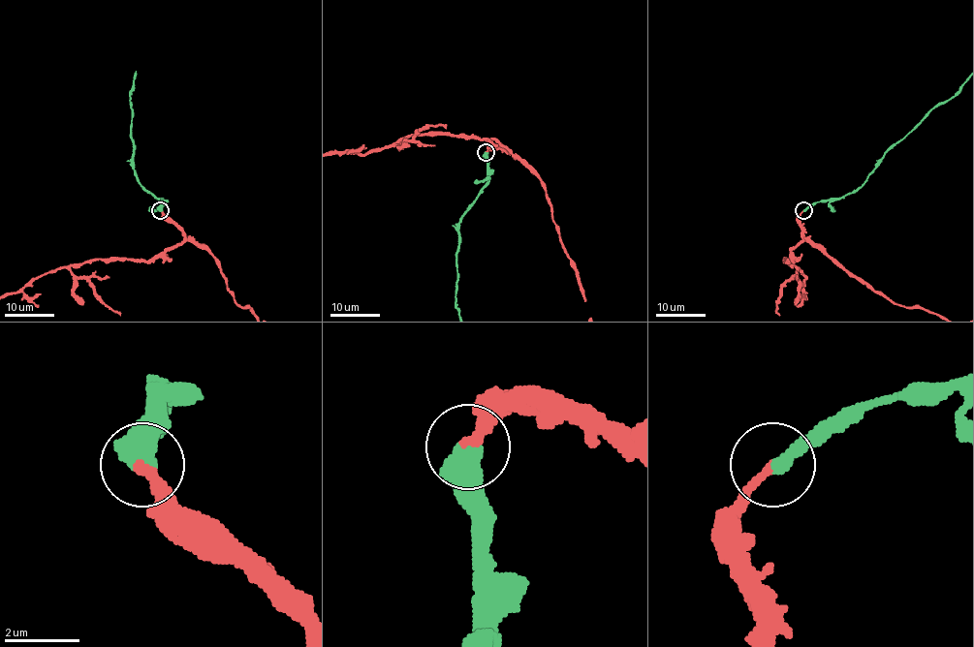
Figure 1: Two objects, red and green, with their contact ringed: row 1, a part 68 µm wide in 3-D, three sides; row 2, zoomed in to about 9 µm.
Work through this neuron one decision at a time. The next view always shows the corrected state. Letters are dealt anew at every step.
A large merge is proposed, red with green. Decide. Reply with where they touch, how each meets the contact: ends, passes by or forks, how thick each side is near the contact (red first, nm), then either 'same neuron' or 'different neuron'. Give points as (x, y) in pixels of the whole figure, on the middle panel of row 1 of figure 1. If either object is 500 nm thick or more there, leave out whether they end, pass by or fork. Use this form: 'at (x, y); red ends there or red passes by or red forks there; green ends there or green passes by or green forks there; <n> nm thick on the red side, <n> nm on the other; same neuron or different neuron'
at (486, 152); 280 nm thick on the red side, 500 nm on the other; same neuron

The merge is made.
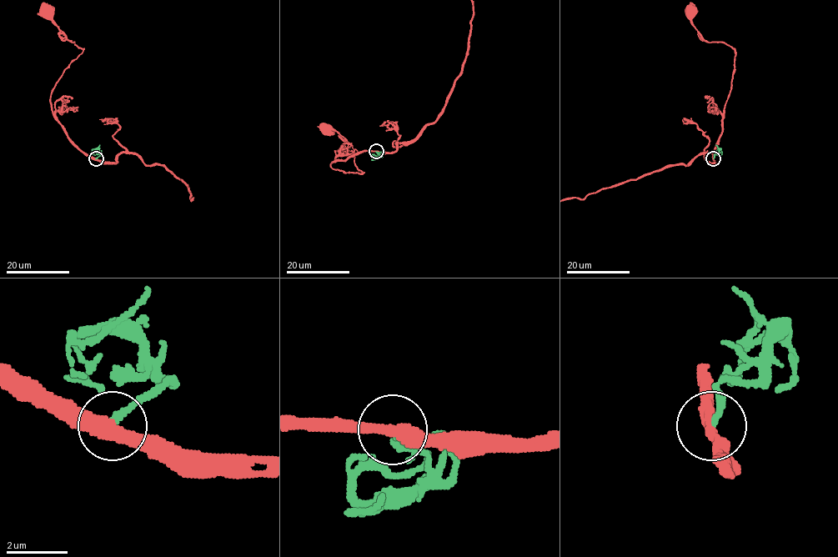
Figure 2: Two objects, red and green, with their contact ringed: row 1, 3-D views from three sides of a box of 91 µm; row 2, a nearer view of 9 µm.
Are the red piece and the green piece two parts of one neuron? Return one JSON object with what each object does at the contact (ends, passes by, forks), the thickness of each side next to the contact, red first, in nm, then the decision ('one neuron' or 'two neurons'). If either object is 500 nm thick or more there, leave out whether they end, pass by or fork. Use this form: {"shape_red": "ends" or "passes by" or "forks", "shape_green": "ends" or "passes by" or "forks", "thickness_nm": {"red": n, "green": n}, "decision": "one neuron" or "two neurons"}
{"shape_red": "passes by", "shape_green": "ends", "thickness_nm": {"red": 360, "green": 200}, "decision": "two neurons"}

